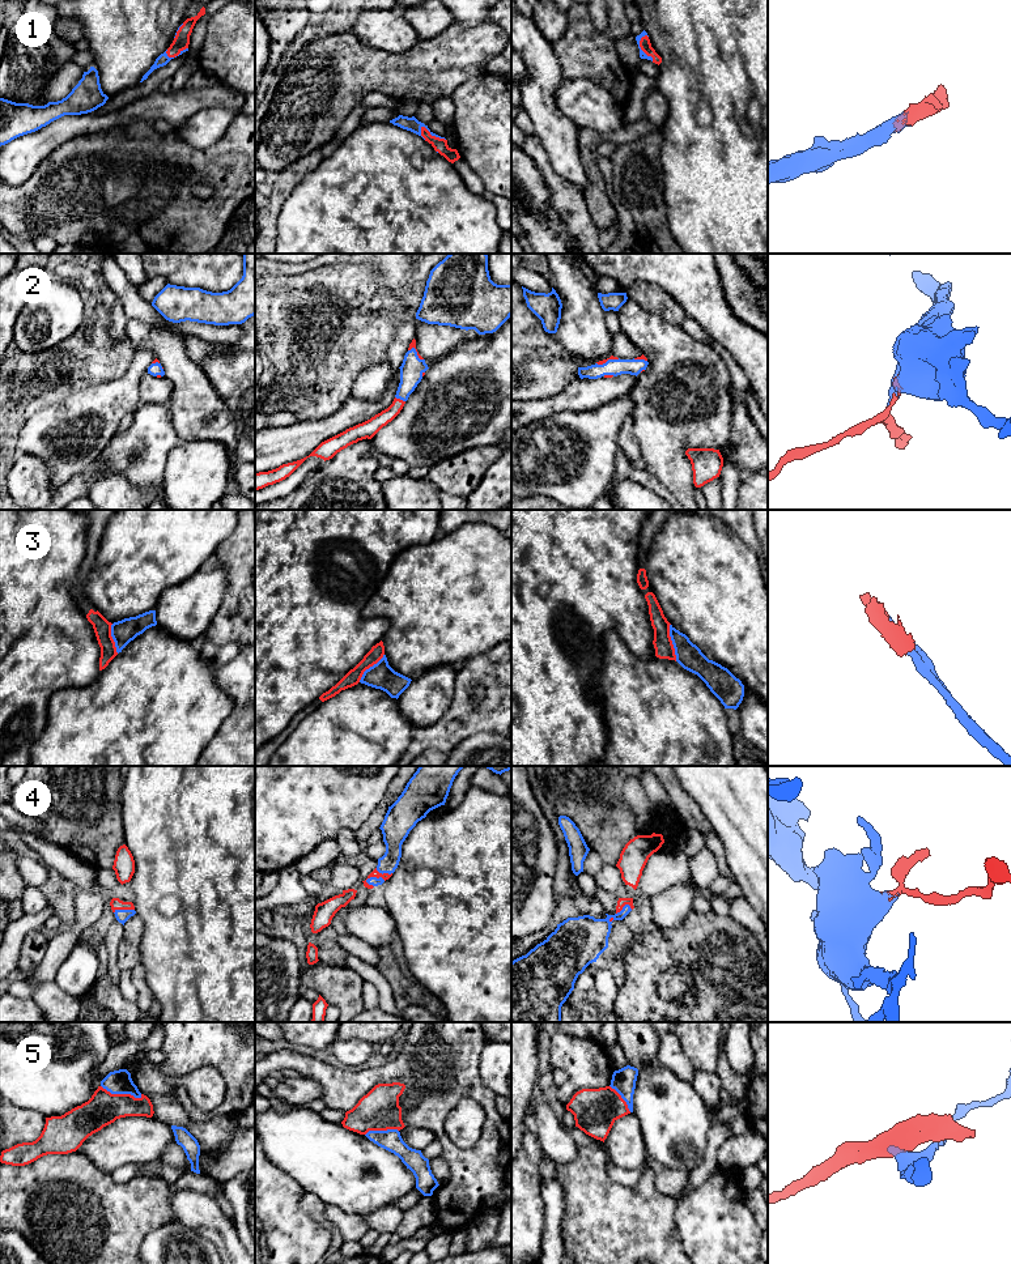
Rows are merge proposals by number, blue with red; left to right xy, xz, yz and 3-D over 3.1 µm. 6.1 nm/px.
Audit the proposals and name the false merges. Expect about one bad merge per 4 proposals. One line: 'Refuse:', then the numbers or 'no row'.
Refuse: 5

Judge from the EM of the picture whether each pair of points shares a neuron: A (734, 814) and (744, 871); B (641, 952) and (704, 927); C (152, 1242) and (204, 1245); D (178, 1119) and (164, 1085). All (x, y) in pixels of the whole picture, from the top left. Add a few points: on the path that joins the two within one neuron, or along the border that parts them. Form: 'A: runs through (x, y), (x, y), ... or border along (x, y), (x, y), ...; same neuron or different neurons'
A: runs through (744, 829), (744, 856); same neuron
B: runs through (657, 950), (683, 948), (688, 943); same neuron
C: runs through (165, 1234), (191, 1235); same neuron
D: runs through (170, 1111), (164, 1105), (164, 1093); same neuron

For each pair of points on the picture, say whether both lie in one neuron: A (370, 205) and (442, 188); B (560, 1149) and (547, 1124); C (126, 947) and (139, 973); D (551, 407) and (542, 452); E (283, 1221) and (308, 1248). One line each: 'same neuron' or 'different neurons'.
A: same neuron
B: same neuron
C: different neurons
D: different neurons
E: same neuron

